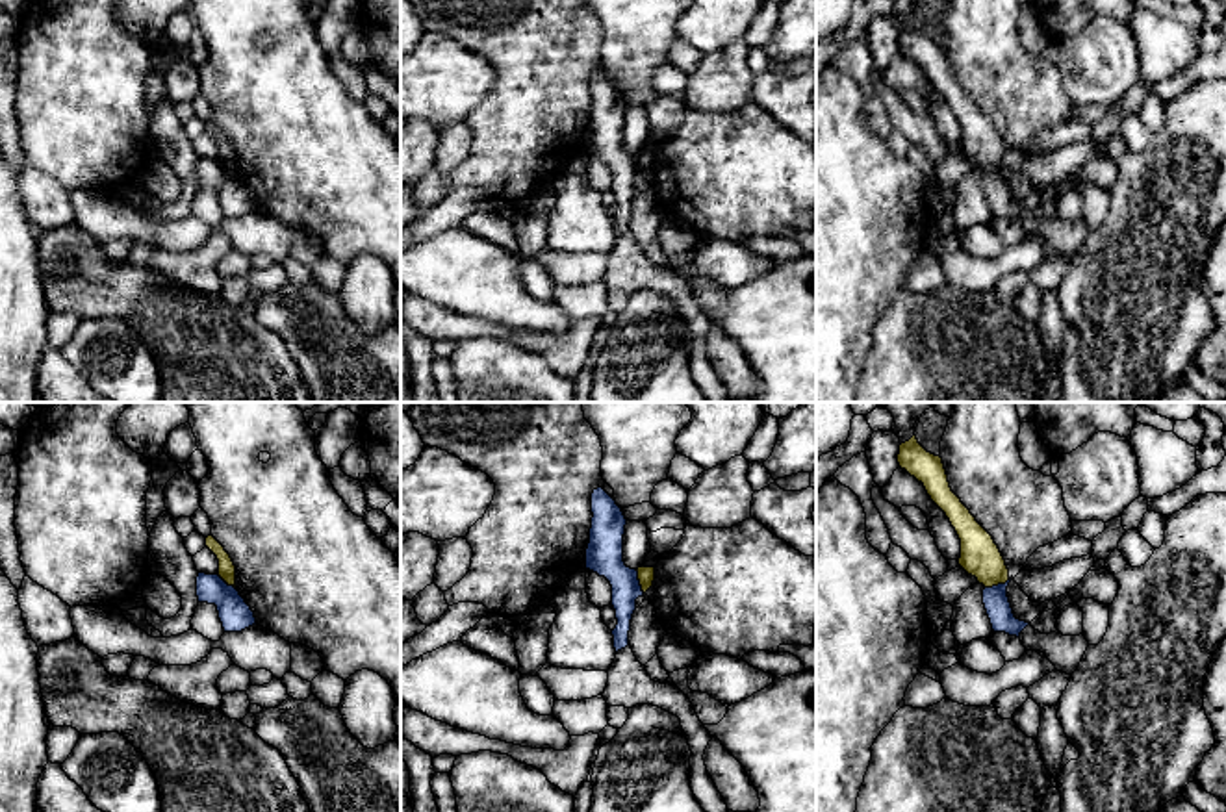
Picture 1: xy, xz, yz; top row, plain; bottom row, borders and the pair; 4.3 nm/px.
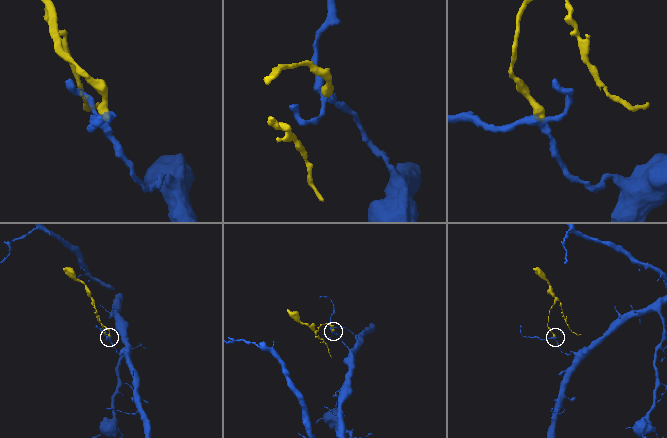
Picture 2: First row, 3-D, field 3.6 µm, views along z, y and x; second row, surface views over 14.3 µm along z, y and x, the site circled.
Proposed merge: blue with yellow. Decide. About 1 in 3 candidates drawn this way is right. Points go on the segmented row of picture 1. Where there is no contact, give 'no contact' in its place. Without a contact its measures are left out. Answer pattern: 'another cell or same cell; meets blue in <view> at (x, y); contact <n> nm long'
another cell; meets blue in yz at (998, 584); contact 120 nm long

